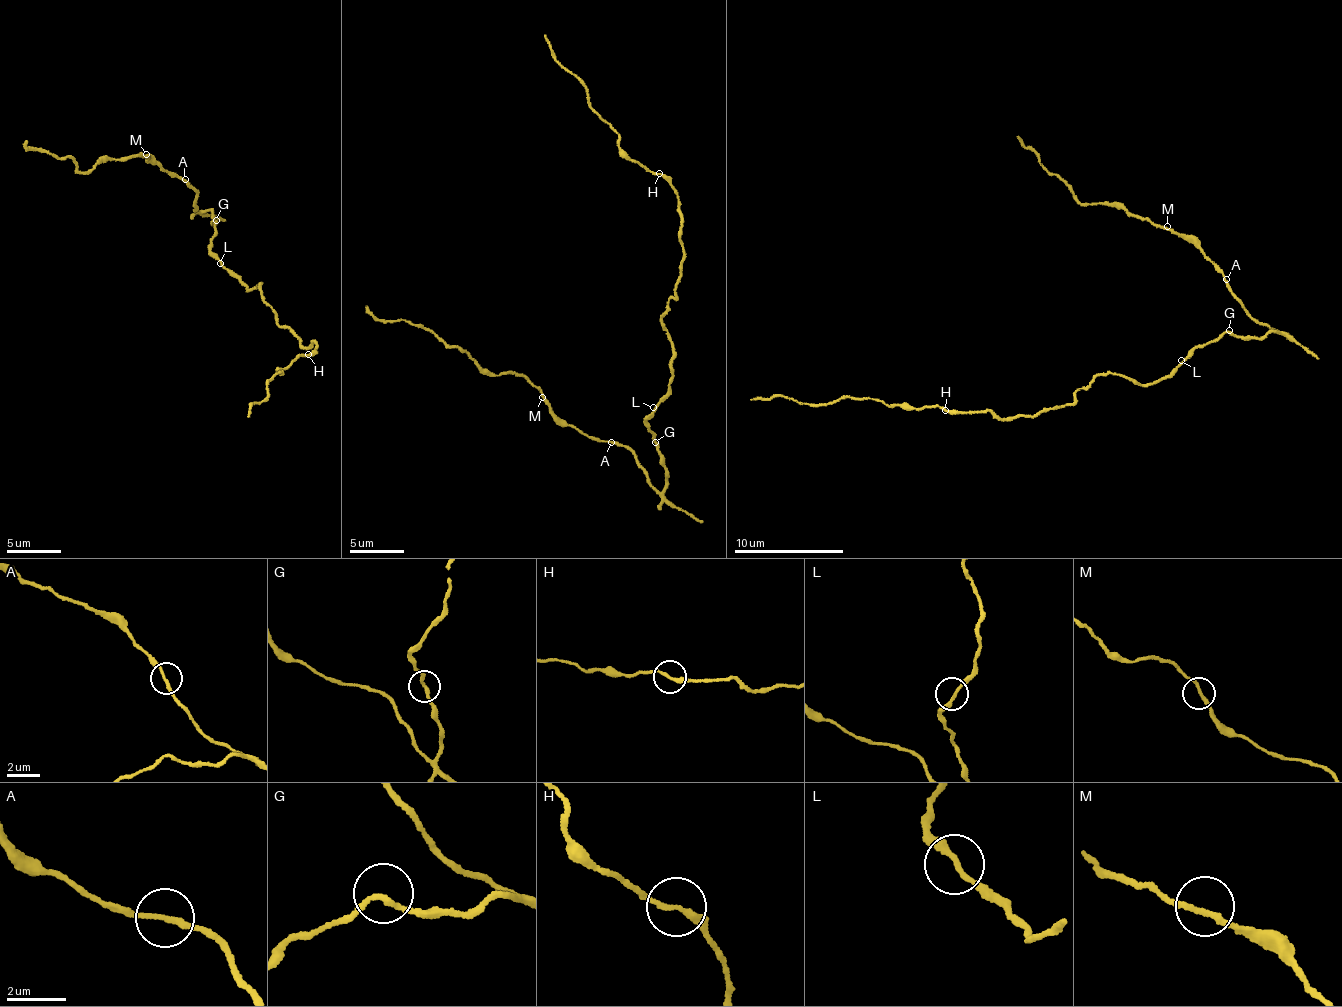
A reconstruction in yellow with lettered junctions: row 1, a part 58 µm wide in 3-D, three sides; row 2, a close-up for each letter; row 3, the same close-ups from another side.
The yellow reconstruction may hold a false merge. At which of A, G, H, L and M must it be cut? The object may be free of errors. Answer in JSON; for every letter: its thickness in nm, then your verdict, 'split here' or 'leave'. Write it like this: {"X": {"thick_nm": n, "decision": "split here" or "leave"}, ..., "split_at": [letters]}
{"A": {"thick_nm": 180, "decision": "leave"}, "G": {"thick_nm": 180, "decision": "leave"}, "H": {"thick_nm": 200, "decision": "split here"}, "L": {"thick_nm": 170, "decision": "leave"}, "M": {"thick_nm": 190, "decision": "leave"}, "split_at": ["H"]}

